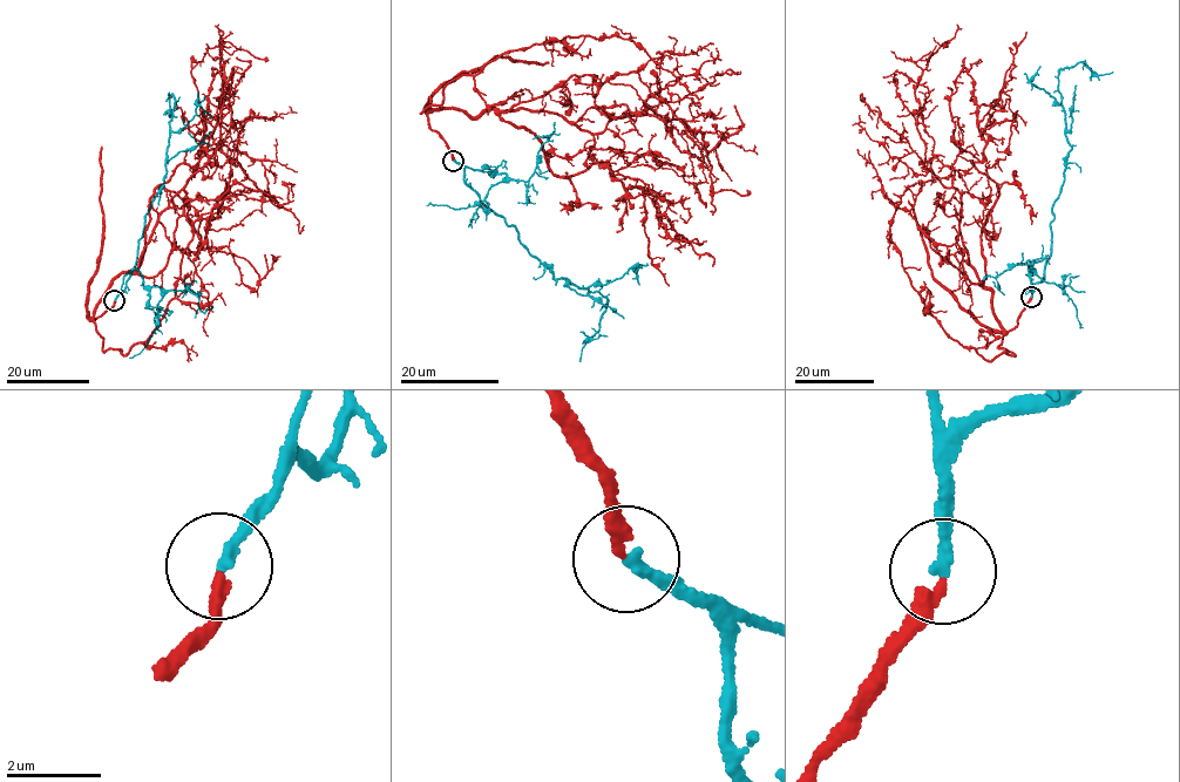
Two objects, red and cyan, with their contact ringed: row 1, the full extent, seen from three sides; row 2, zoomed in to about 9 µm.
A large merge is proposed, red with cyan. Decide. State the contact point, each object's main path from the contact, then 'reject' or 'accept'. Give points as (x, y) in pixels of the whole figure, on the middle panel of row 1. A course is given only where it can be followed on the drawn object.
place (453, 161); course red (454, 161), (428, 113), (543, 110), (595, 133), (649, 109), (704, 135), (714, 192), (750, 190); course cyan (454, 161), (462, 167), (466, 184), (517, 230), (528, 251), (554, 279), (565, 278), (609, 300), (580, 361); accept

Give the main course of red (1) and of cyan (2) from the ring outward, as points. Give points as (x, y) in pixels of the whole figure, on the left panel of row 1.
1: (115, 300), (92, 317), (108, 284), (136, 271), (158, 213), (205, 167), (219, 138), (219, 41), (268, 60)
2: (115, 300), (124, 290), (134, 267), (146, 213), (163, 183), (174, 96), (169, 93), (169, 116)

